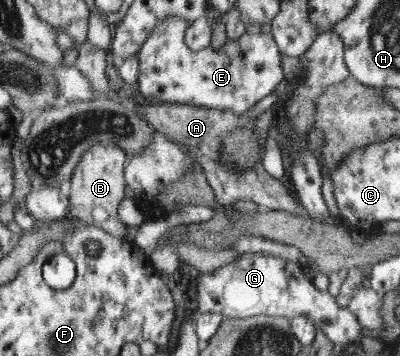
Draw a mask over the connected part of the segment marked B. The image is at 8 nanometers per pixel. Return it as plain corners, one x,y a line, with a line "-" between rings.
99,143
91,145
90,151
85,151
79,165
73,169
71,175
70,194
68,195
69,216
83,223
93,224
95,227
104,228
111,235
127,239
127,229
119,221
117,209
123,201
127,180
123,167
125,165
125,151
115,143

